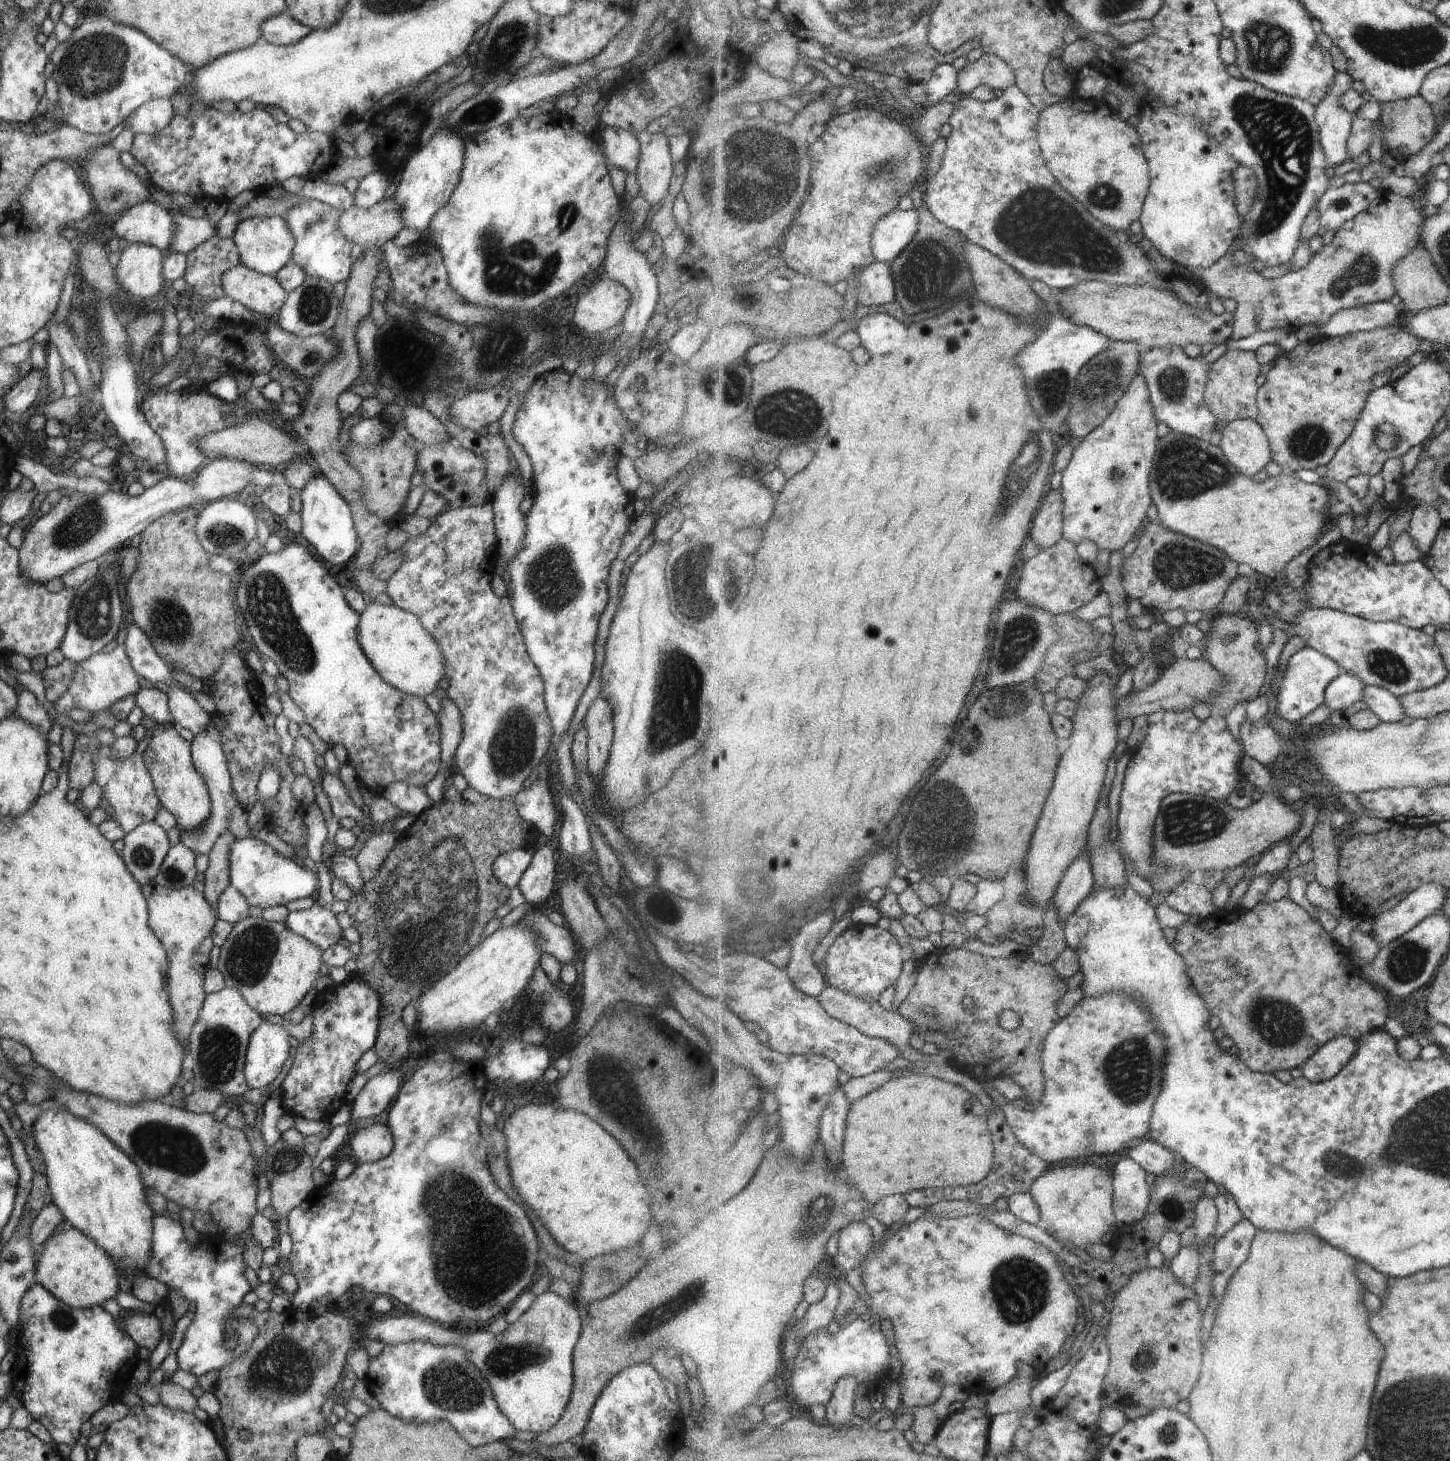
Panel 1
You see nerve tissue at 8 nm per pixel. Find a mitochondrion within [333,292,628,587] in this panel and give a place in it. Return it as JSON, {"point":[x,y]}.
{"point":[502,348]}

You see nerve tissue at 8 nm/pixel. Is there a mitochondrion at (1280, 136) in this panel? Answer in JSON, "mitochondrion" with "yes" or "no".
{"mitochondrion":"yes"}

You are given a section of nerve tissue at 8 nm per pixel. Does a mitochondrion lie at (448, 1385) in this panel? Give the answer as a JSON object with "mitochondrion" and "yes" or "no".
{"mitochondrion":"yes"}

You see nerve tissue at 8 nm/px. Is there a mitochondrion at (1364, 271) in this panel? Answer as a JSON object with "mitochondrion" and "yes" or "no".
{"mitochondrion":"yes"}

